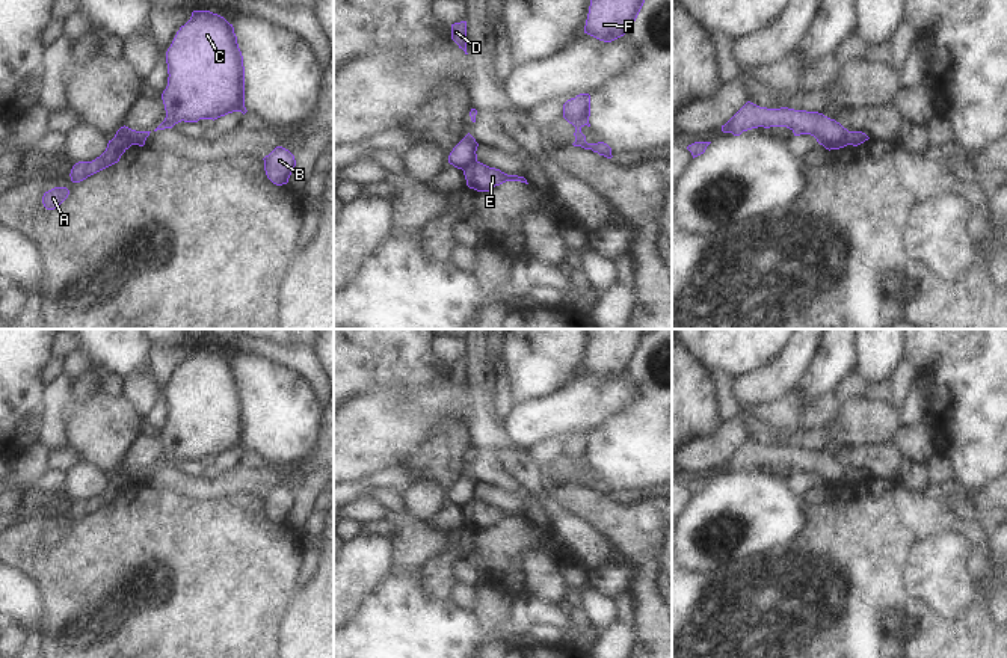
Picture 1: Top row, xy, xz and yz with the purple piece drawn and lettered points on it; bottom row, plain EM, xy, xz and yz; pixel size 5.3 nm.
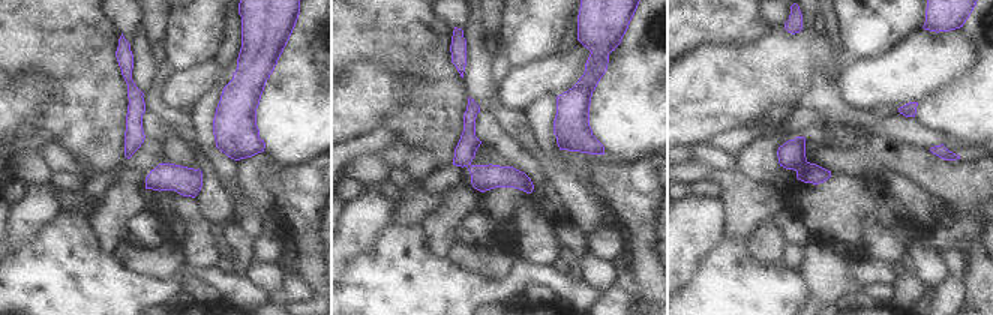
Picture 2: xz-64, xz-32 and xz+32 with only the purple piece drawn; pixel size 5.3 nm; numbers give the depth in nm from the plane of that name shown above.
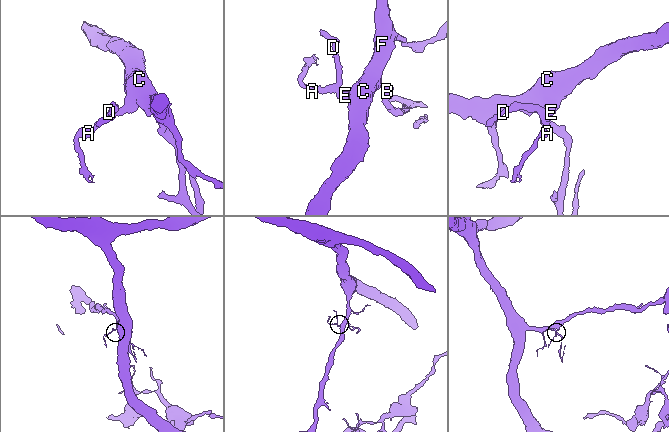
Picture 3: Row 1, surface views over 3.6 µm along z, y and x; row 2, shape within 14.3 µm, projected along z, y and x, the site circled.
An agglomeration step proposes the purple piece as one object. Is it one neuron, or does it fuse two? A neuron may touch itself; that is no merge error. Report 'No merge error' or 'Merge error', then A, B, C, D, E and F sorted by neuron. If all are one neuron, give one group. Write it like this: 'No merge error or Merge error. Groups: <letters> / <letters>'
Merge error. Groups: A D / B C E F

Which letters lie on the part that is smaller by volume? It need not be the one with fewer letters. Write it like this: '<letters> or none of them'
A, D

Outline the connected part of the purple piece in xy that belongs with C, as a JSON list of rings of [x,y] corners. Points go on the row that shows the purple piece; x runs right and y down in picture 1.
[[[193,11],[190,20],[180,27],[166,51],[168,86],[162,94],[166,110],[165,121],[154,130],[172,128],[175,124],[217,119],[233,112],[248,112],[245,107],[245,66],[233,24],[210,11]]]

